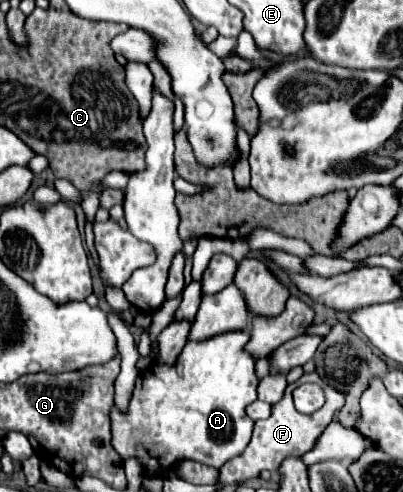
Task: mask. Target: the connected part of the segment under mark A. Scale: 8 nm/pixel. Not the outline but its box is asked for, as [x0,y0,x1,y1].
[110,331,258,475]

